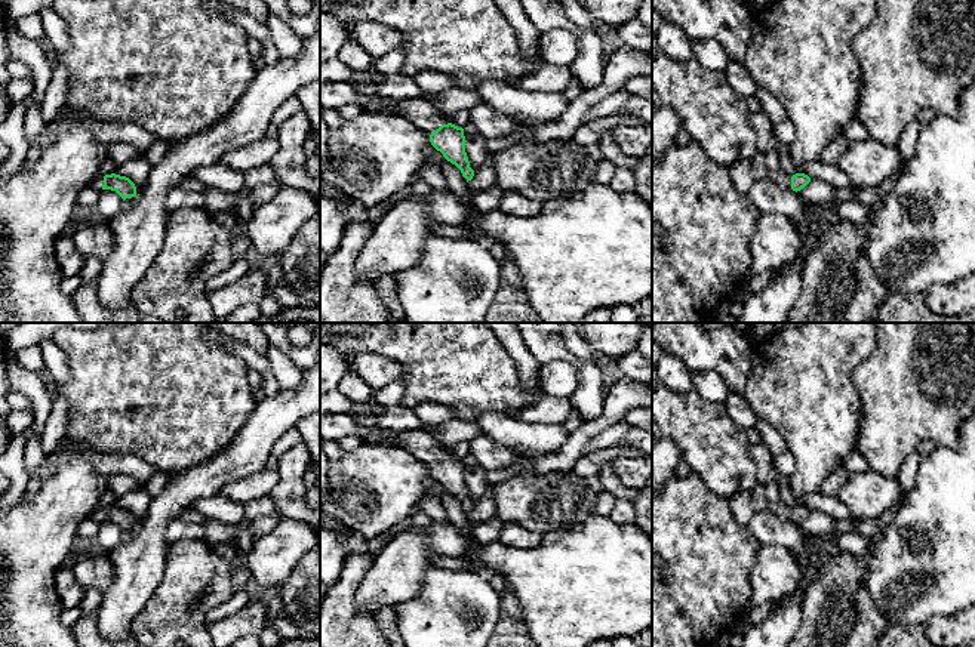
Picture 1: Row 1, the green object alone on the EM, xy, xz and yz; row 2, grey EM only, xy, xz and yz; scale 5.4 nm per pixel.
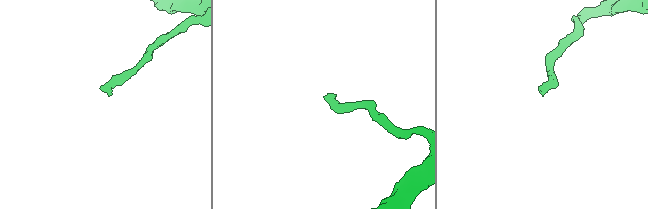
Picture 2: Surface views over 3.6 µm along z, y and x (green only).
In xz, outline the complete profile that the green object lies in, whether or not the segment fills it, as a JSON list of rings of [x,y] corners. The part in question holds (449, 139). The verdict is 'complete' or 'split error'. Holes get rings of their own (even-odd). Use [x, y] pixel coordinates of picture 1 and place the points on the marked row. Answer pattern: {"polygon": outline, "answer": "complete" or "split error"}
{"polygon": [[[381,99],[378,105],[366,105],[365,110],[385,114],[400,113],[407,117],[416,127],[430,135],[431,145],[461,170],[467,182],[473,179],[474,170],[470,167],[465,152],[464,129],[452,123],[442,124],[434,105],[428,99]]], "answer": "split error"}

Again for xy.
{"polygon": [[[116,173],[98,176],[93,179],[90,187],[95,187],[98,190],[111,190],[116,191],[123,200],[132,198],[136,195],[136,187],[135,184],[126,178]]], "answer": "split error"}

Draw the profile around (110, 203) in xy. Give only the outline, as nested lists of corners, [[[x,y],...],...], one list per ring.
[[[101,190],[101,195],[96,203],[96,207],[92,212],[95,215],[95,218],[110,221],[120,210],[123,210],[123,198],[116,191]]]

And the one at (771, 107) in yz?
[[[757,86],[756,98],[762,105],[762,111],[768,115],[772,124],[776,124],[787,118],[782,105],[766,89]]]

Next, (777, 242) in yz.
[[[760,213],[751,240],[751,268],[748,278],[763,272],[778,272],[790,264],[803,246],[796,222],[778,213]]]

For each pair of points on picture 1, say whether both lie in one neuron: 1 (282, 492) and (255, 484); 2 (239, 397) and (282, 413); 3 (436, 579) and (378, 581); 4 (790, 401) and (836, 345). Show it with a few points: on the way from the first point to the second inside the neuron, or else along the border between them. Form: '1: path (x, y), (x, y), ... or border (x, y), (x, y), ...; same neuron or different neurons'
1: border (277, 470), (277, 484), (268, 493); different neurons
2: border (260, 400), (236, 431); different neurons
3: border (431, 564), (420, 589), (408, 600), (399, 603); different neurons
4: path (802, 388), (802, 379), (823, 359); same neuron

